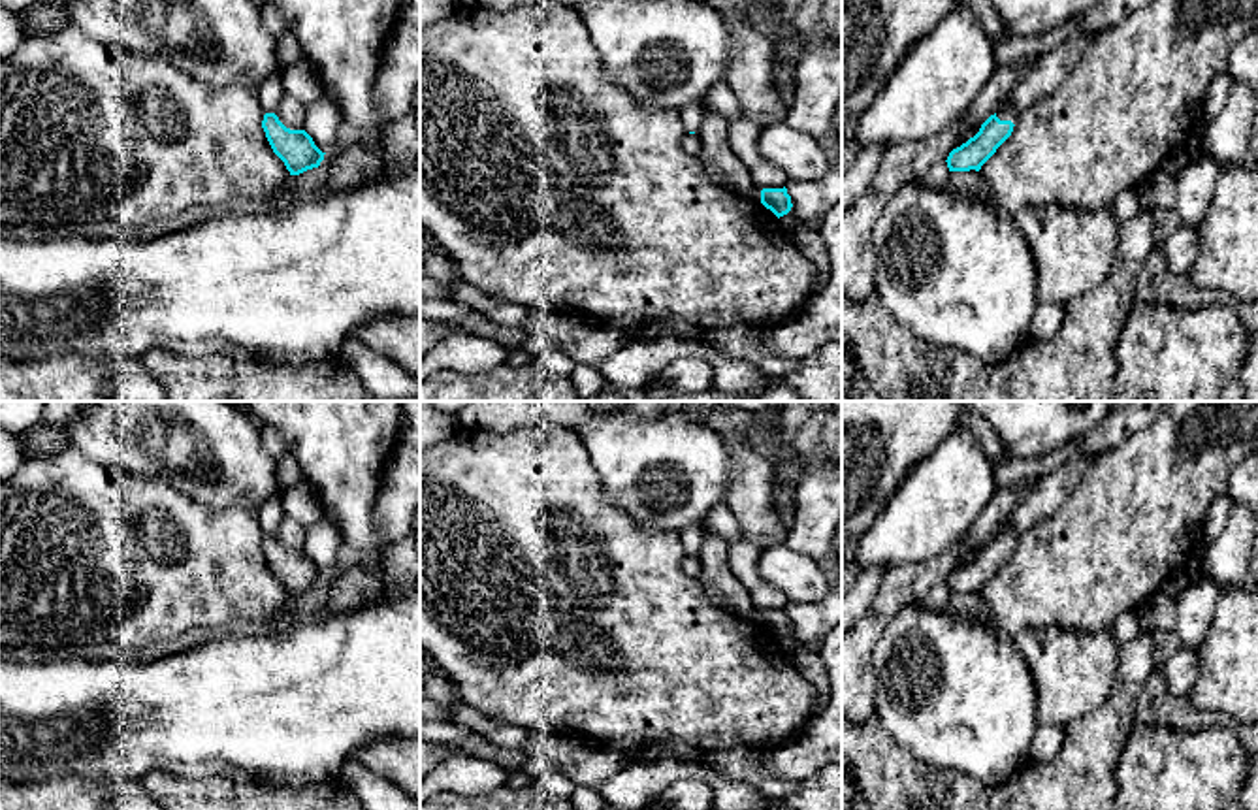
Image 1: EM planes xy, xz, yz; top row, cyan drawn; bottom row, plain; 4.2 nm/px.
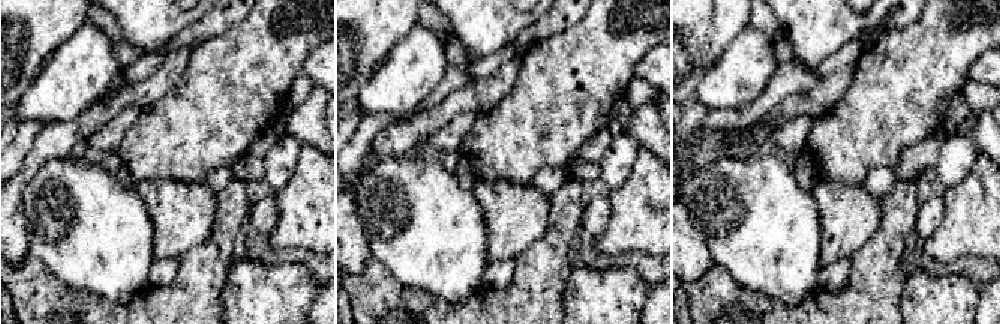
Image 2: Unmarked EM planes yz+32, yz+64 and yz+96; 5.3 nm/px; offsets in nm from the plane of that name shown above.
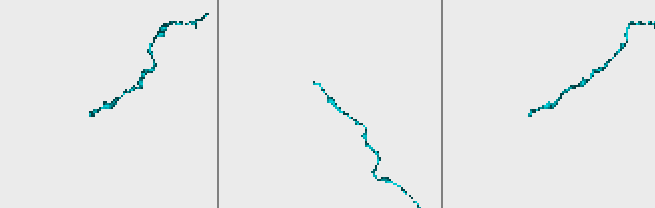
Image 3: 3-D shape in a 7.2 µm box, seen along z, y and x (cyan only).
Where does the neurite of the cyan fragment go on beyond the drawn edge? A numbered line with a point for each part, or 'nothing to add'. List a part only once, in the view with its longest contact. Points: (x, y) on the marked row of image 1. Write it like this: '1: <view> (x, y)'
1: yz (1006, 112)

